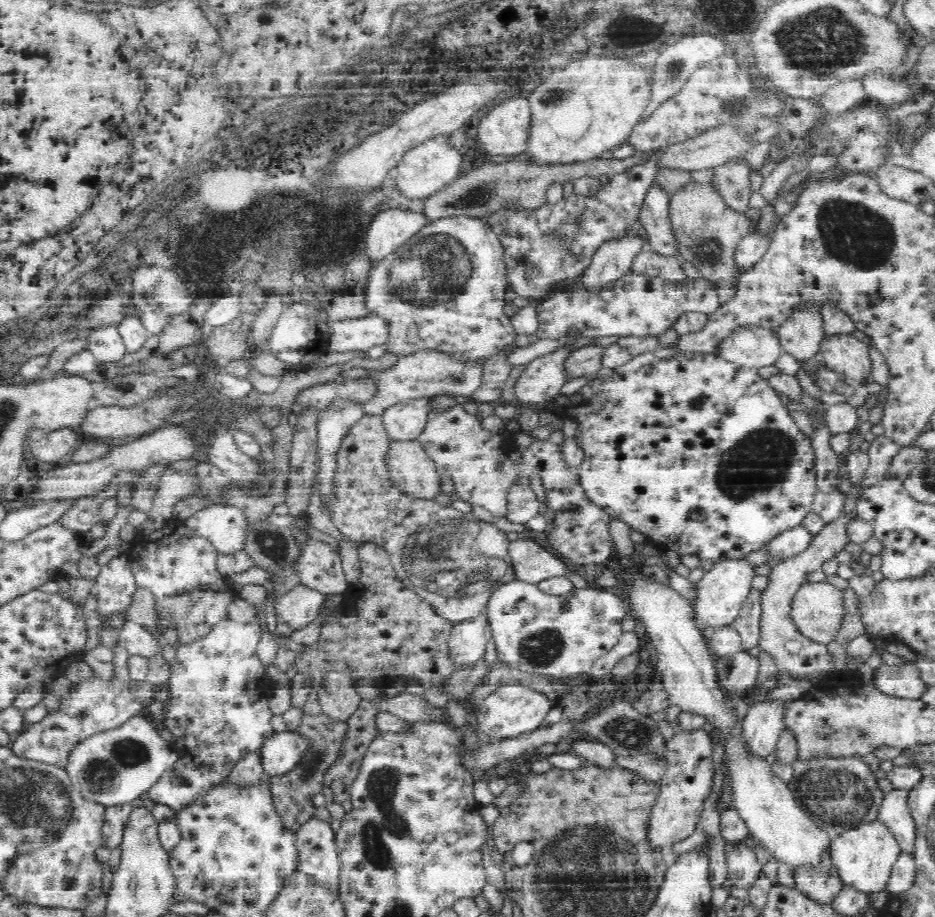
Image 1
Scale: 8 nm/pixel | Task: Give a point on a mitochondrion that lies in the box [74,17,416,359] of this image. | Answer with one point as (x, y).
(231, 233)

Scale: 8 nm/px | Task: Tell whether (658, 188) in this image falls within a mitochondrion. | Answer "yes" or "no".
no

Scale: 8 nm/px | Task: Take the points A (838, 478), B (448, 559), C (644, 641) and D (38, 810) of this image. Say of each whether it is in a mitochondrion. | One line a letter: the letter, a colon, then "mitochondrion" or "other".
A: other
B: mitochondrion
C: other
D: mitochondrion

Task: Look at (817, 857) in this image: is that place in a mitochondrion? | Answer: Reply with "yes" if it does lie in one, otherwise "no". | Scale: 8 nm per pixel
no

